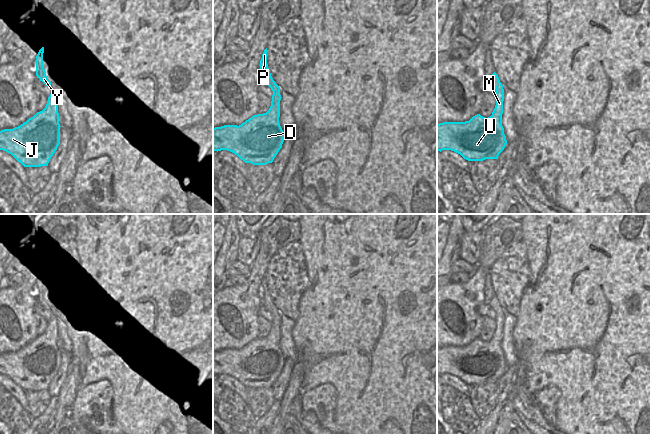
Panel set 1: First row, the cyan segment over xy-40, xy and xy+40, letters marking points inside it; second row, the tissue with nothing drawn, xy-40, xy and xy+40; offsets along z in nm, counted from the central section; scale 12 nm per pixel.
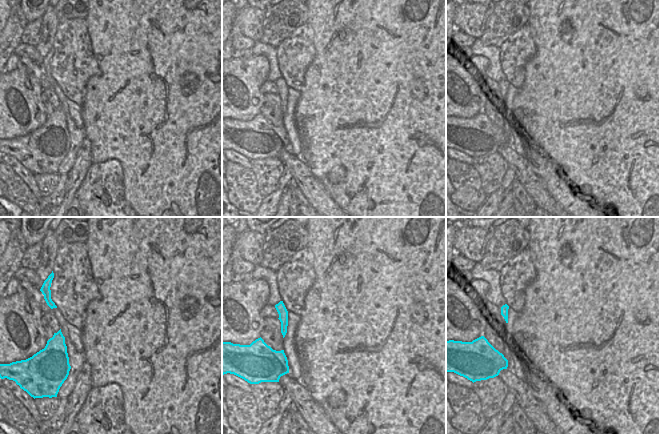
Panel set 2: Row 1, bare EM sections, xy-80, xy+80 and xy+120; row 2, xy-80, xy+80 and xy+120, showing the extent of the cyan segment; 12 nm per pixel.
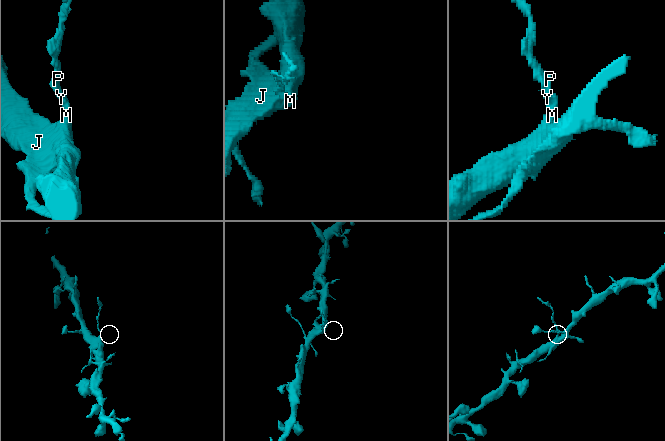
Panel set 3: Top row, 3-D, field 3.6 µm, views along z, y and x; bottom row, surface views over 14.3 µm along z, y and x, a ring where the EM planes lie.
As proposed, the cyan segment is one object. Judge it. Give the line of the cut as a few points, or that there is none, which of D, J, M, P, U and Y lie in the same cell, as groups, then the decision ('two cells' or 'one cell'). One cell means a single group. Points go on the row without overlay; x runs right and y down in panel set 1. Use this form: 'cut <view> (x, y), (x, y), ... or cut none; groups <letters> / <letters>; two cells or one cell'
cut xy+40 (502, 311), (495, 319); groups D J M U / P Y; two cells

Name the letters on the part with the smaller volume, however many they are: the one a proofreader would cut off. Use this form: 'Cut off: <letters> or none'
Cut off: P, Y

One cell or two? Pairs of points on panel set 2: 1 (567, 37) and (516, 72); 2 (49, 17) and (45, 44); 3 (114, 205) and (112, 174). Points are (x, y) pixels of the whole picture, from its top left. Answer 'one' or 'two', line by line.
1: two
2: one
3: one

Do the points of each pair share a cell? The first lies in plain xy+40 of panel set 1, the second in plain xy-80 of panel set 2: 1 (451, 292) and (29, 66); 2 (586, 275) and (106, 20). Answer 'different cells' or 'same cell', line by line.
1: different cells
2: same cell

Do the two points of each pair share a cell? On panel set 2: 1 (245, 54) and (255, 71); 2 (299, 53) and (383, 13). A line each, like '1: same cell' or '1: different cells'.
1: different cells
2: different cells

